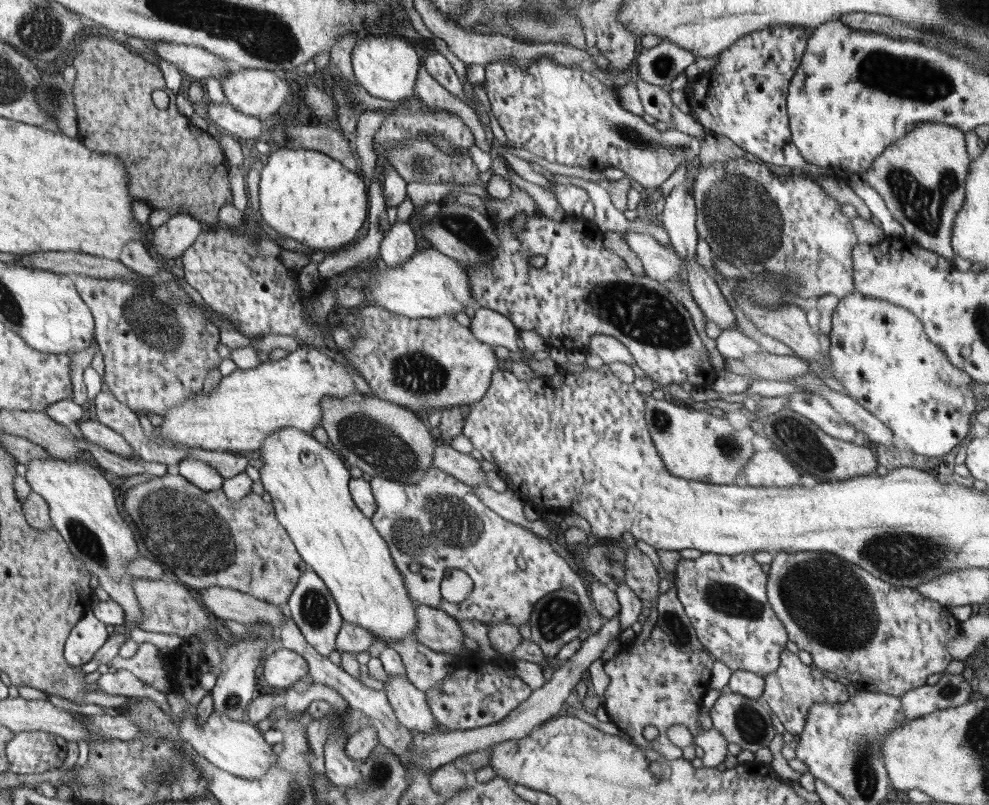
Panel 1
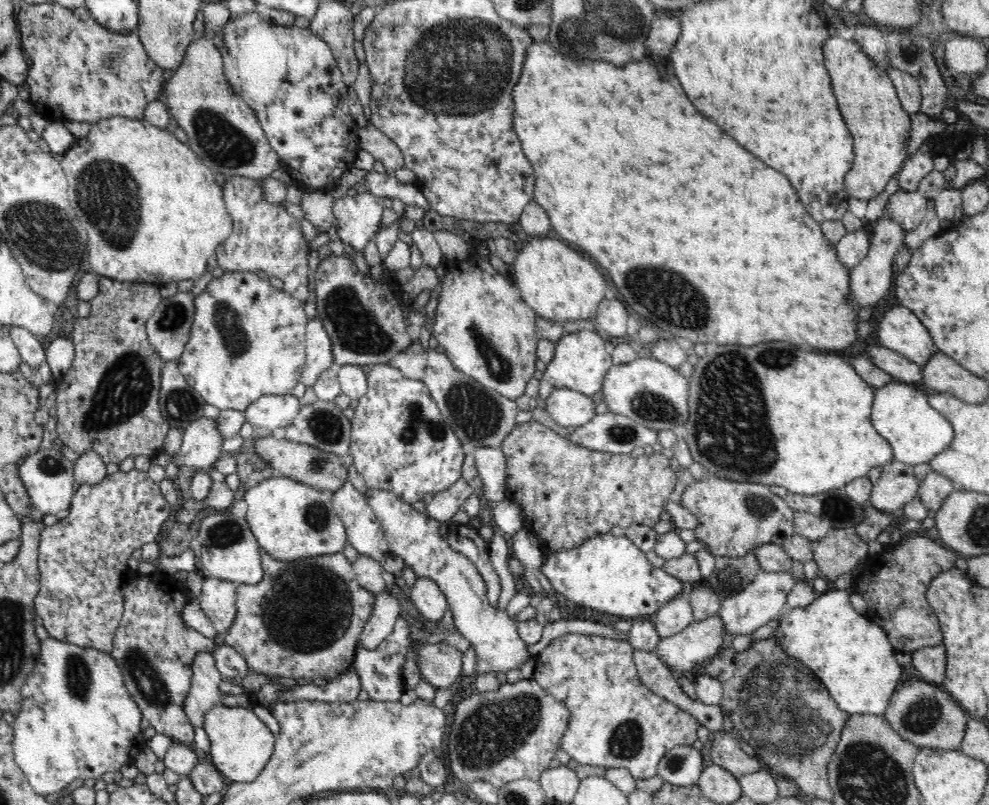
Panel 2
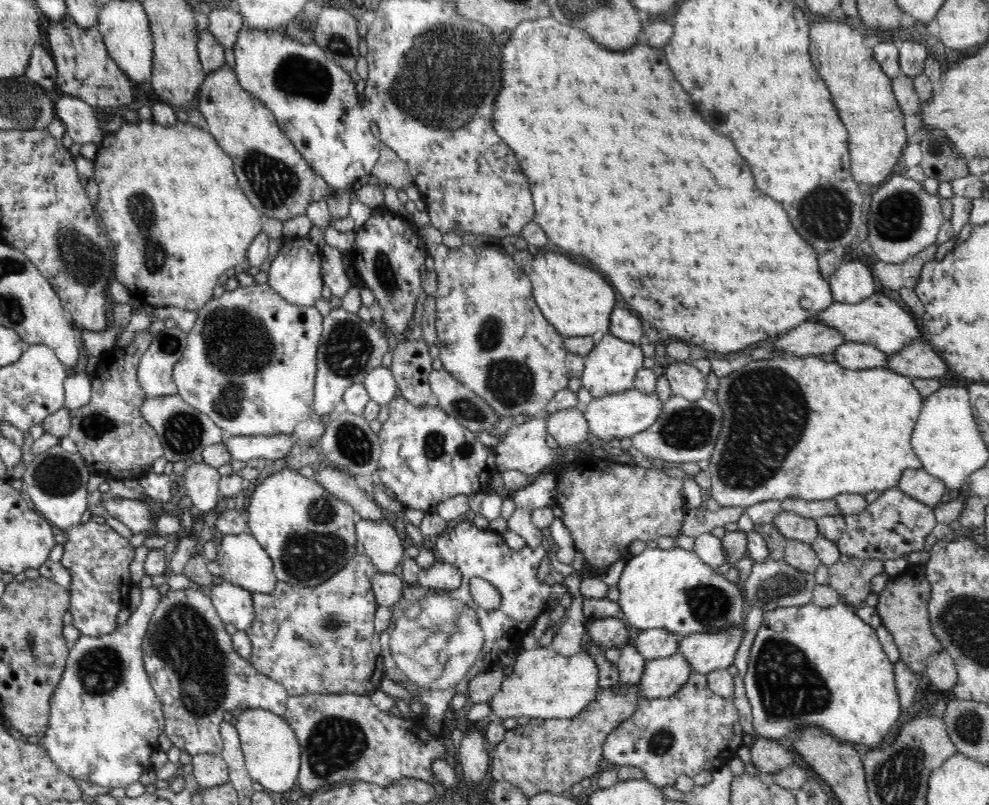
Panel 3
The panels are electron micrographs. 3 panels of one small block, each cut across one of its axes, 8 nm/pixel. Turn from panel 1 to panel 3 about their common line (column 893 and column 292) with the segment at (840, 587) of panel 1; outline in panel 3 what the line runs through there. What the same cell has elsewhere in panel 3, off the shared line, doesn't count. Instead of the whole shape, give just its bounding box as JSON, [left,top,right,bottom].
[246,554,384,696]

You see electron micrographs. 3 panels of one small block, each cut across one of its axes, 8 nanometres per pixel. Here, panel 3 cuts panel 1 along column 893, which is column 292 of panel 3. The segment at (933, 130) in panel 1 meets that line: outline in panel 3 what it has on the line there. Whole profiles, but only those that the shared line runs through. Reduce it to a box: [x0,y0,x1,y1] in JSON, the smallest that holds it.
[198,66,336,224]

